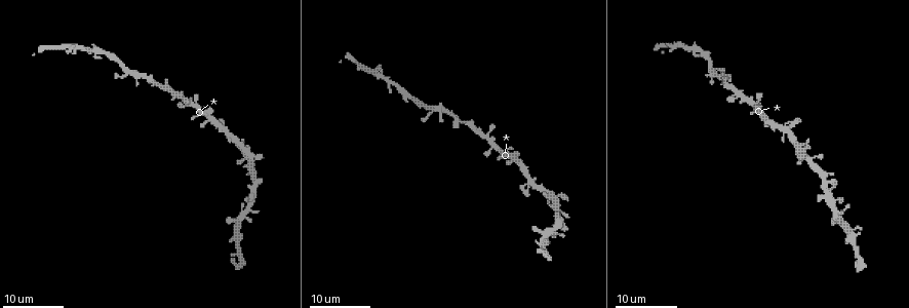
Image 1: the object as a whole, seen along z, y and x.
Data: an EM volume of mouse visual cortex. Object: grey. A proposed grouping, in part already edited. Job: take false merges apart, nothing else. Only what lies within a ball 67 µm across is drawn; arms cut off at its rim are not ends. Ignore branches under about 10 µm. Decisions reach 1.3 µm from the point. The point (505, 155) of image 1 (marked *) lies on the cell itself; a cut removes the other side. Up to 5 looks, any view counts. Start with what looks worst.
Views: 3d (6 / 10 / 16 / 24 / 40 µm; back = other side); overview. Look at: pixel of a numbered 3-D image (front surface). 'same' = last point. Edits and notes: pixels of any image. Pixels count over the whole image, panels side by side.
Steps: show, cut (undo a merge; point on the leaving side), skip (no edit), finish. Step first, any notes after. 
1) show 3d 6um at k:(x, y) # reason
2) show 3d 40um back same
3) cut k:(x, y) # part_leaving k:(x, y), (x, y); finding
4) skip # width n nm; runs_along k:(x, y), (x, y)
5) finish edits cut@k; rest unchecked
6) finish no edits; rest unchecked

show 3d 16um at 1:(851, 242) # calibre changes

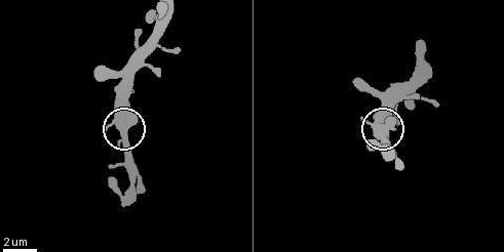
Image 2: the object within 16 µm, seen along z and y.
show 3d 6um at 2:(383, 132)

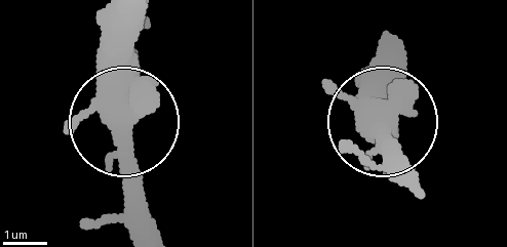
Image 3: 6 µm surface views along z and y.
skip # runs_along 3:(403, 55), (381, 162); all the same cell

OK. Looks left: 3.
show 3d 16um at 1:(375, 75) # thick turns thin

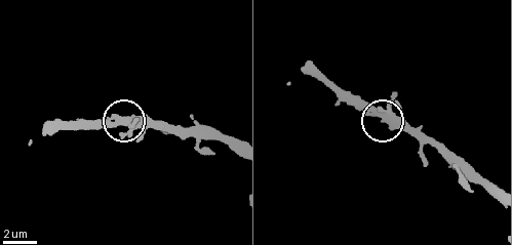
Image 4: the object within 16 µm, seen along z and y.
show 3d 6um at 4:(388, 120) # zoom in

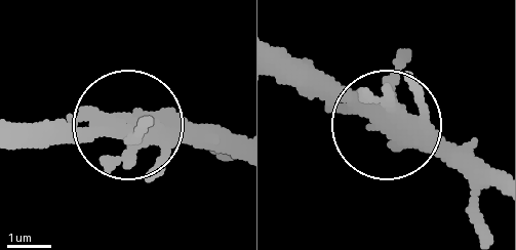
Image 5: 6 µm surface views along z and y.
skip # runs_along 5:(489, 189), (368, 126), (280, 52); one cell here

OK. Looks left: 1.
finish no edits; rest unchecked

